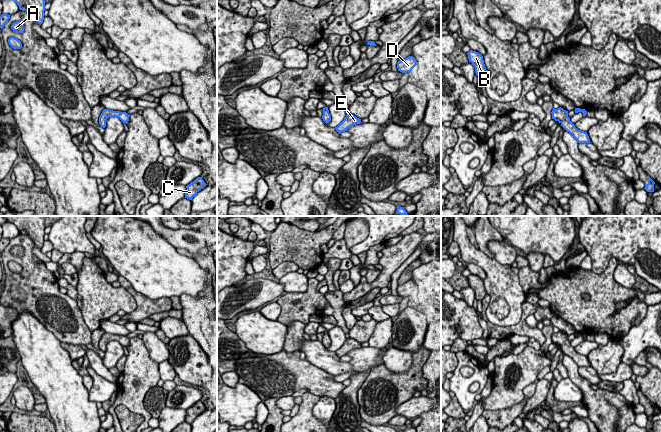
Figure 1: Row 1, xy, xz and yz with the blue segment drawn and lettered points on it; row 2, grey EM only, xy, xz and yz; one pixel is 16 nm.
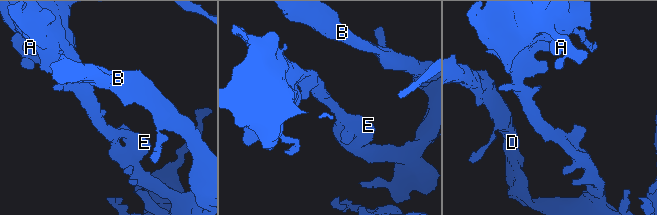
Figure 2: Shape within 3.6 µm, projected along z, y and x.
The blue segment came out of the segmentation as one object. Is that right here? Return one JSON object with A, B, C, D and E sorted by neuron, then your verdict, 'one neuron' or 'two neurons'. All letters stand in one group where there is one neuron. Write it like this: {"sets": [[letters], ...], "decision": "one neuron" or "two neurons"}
{"sets": [["A", "B", "C", "D", "E"]], "decision": "one neuron"}

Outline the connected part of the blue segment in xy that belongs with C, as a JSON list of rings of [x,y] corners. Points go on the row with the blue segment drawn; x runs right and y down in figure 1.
[[[202,177],[196,178],[193,182],[186,186],[187,190],[185,193],[185,198],[192,200],[192,198],[207,184],[204,182]]]

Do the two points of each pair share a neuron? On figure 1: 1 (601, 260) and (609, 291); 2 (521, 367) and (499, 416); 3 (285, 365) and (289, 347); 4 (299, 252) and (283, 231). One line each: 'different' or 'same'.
1: different
2: different
3: different
4: same

